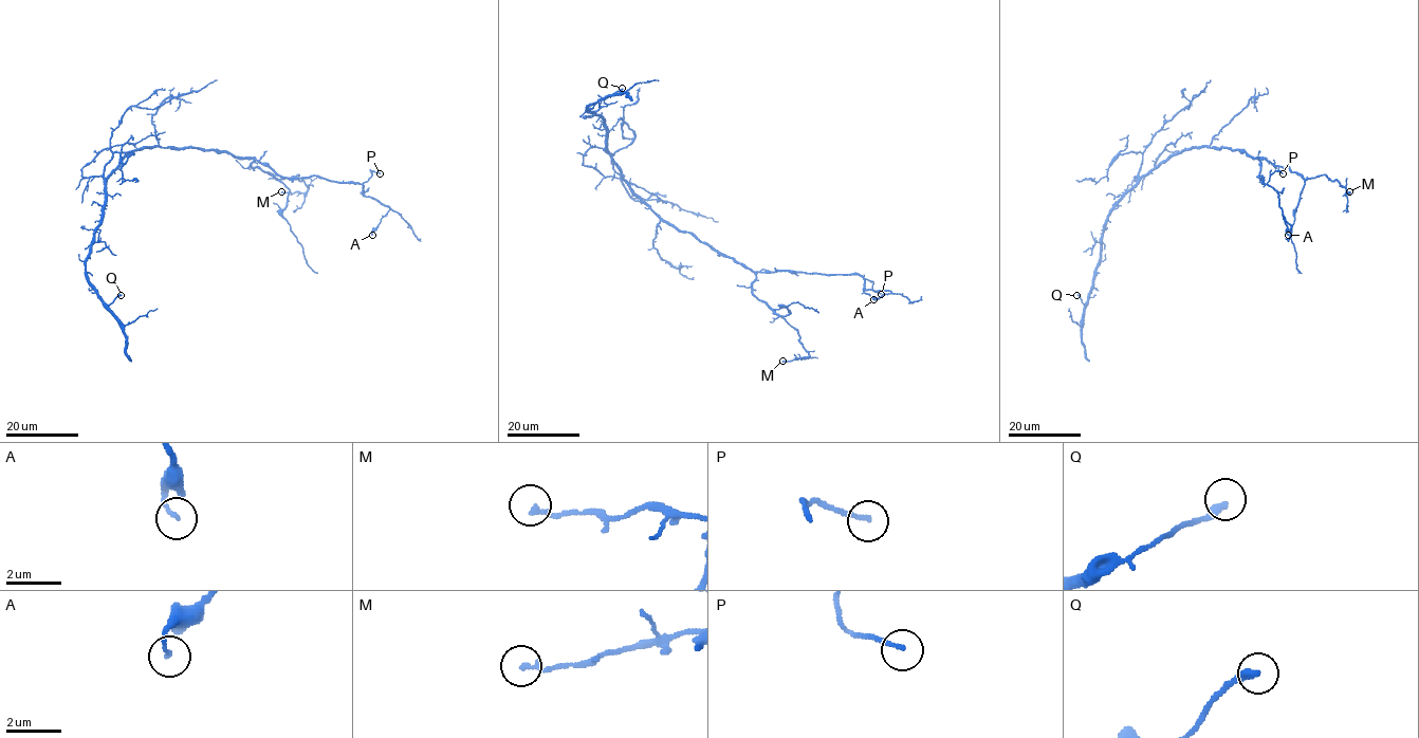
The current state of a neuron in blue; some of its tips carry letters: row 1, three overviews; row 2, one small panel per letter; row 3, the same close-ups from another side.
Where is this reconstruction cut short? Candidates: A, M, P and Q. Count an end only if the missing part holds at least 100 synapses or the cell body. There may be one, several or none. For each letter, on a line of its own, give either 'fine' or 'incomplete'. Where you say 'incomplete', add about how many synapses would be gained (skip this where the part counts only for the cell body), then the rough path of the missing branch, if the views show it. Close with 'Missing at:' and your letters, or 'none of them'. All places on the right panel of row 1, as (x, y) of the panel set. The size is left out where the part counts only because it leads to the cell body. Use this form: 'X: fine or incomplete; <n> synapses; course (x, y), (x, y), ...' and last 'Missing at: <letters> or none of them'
A: fine
M: fine
P: fine
Q: fine
Missing at: none of them

